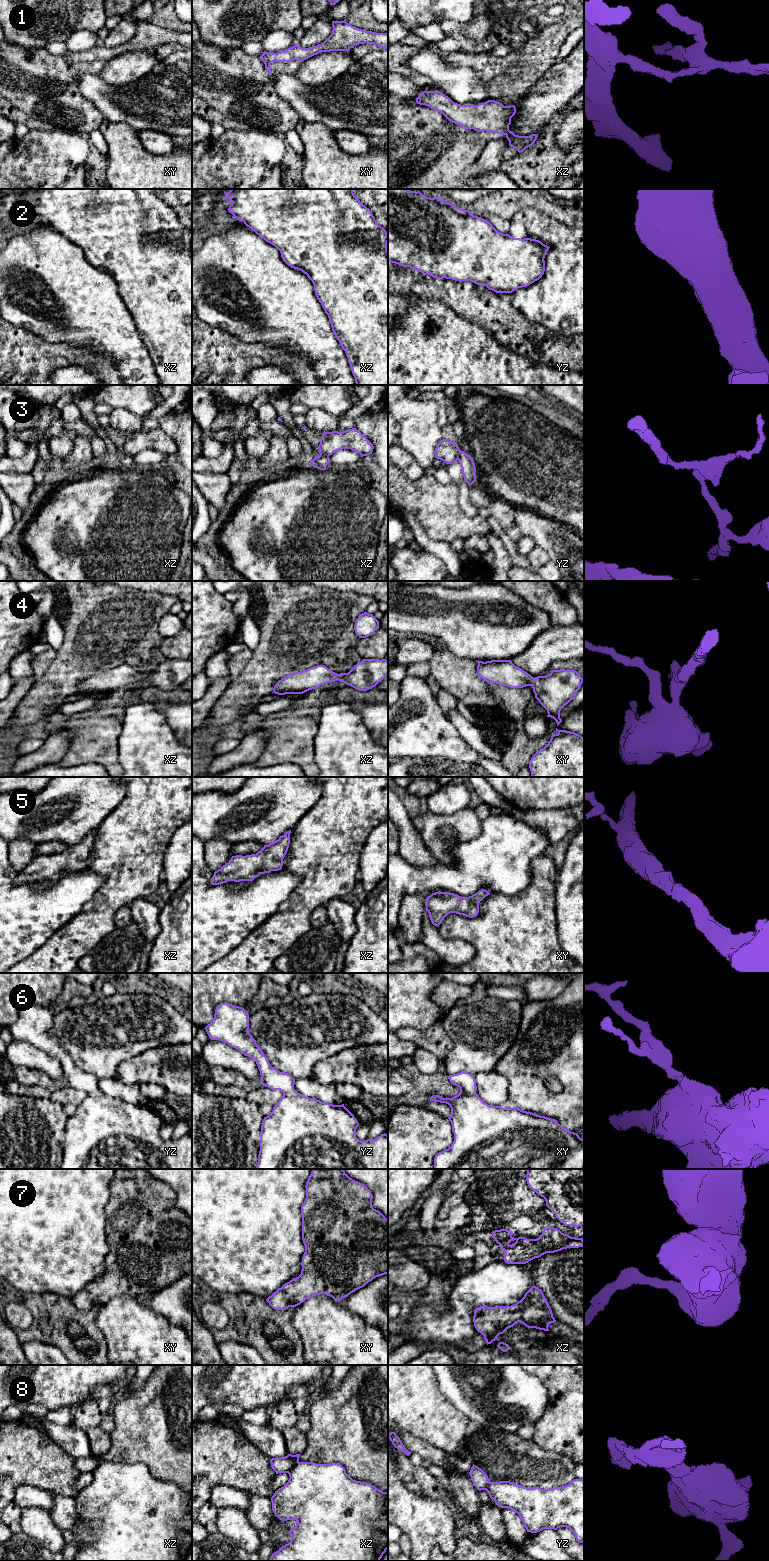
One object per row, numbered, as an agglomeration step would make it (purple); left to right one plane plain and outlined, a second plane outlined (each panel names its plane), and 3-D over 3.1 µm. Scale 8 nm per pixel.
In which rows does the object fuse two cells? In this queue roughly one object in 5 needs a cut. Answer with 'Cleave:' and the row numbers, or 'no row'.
Cleave: 3, 8

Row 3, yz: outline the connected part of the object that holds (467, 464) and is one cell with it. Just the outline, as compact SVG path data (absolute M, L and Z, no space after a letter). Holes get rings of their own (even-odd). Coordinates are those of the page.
M460 450L457 460L459 461L462 468L464 480L468 483L470 487L476 481L476 467L473 457L470 457L464 451Z

